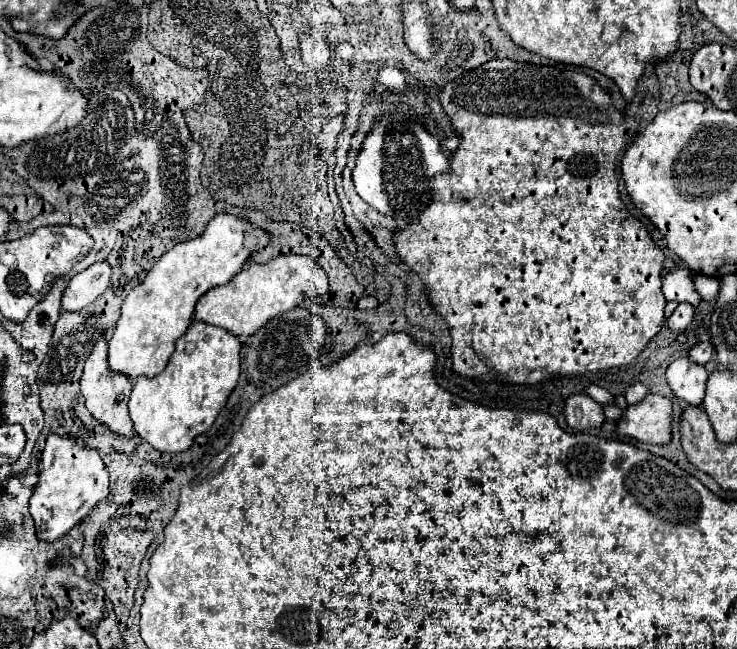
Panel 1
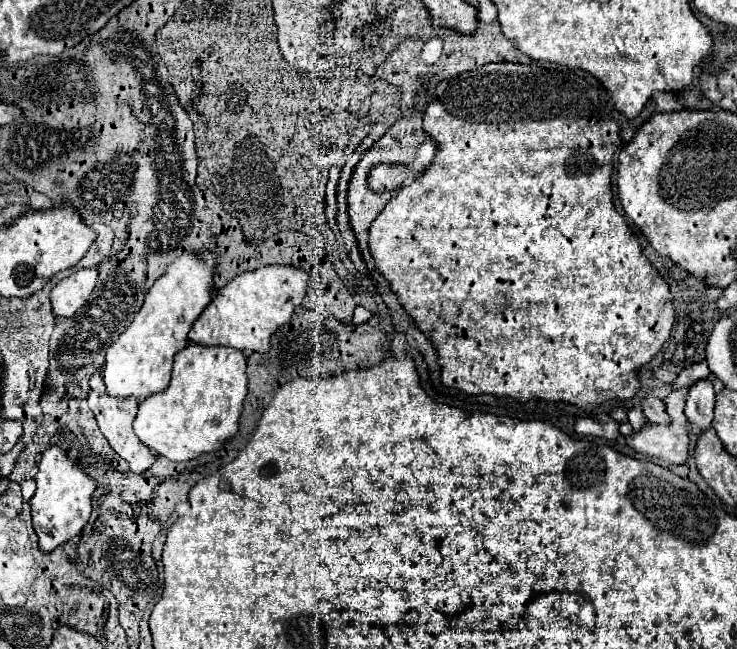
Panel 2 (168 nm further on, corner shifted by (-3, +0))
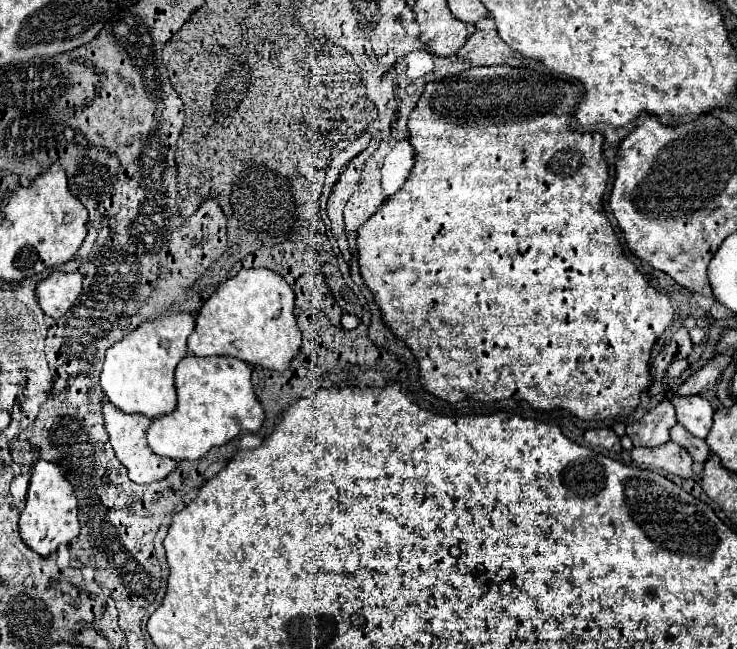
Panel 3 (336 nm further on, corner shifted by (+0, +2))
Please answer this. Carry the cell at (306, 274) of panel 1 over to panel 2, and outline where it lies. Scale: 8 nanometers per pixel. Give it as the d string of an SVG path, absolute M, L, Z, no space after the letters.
M266 265L242 273L216 291L214 299L202 311L190 329L190 341L202 345L230 345L246 351L268 351L270 335L290 321L294 307L306 297L310 275L294 265Z

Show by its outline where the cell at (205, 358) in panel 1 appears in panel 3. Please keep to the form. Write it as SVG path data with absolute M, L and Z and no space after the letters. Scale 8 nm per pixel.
M189 355L177 365L175 385L177 409L155 419L147 433L147 443L157 455L175 461L201 459L209 449L229 443L239 433L261 429L265 411L253 391L251 369L245 361L235 357Z

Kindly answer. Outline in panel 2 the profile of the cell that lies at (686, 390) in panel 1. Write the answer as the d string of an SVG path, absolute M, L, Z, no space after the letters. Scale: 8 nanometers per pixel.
M710 379L692 383L686 397L686 417L698 429L708 429L714 415L714 387Z

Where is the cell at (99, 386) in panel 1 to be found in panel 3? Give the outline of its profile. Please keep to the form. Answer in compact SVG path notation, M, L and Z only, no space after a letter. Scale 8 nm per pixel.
M107 399L103 401L103 415L105 415L105 427L107 427L107 433L109 433L109 441L115 449L115 455L117 459L127 467L129 471L129 479L133 483L139 483L139 485L147 485L147 483L155 483L155 481L161 481L165 479L171 471L177 469L177 461L173 459L167 459L167 457L159 457L151 451L151 447L147 445L145 441L145 435L147 435L147 429L151 425L151 419L143 417L143 415L129 415L129 413L123 413L119 409L115 409L115 405L111 405Z

